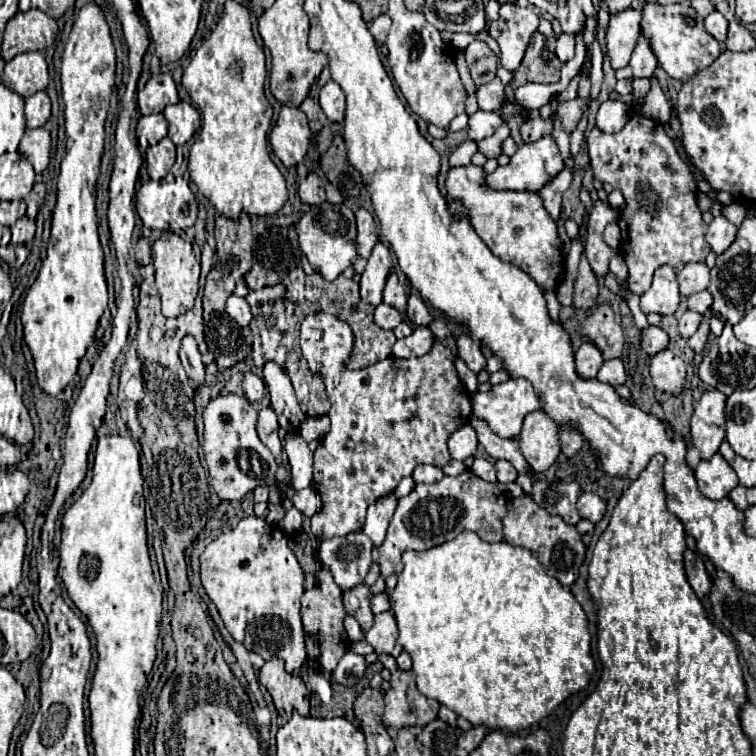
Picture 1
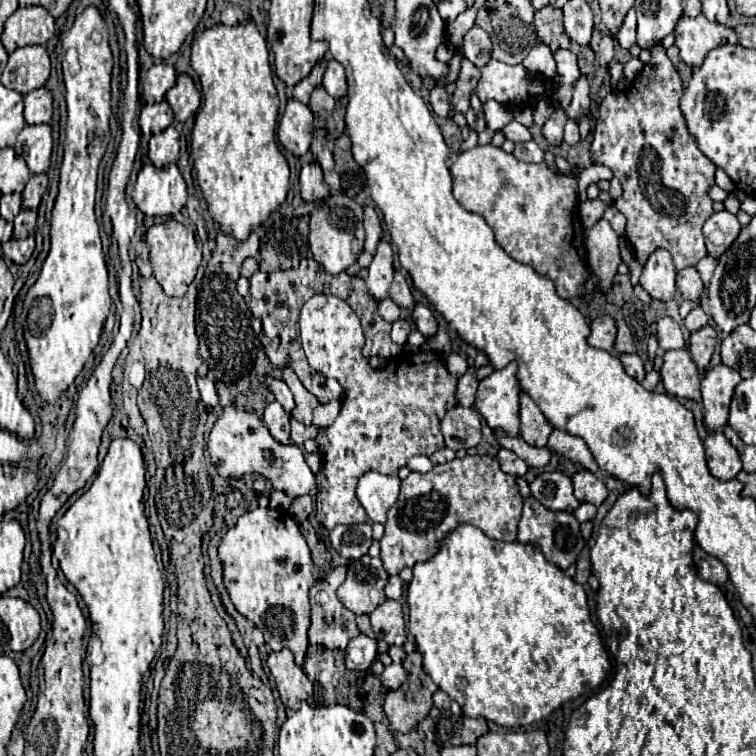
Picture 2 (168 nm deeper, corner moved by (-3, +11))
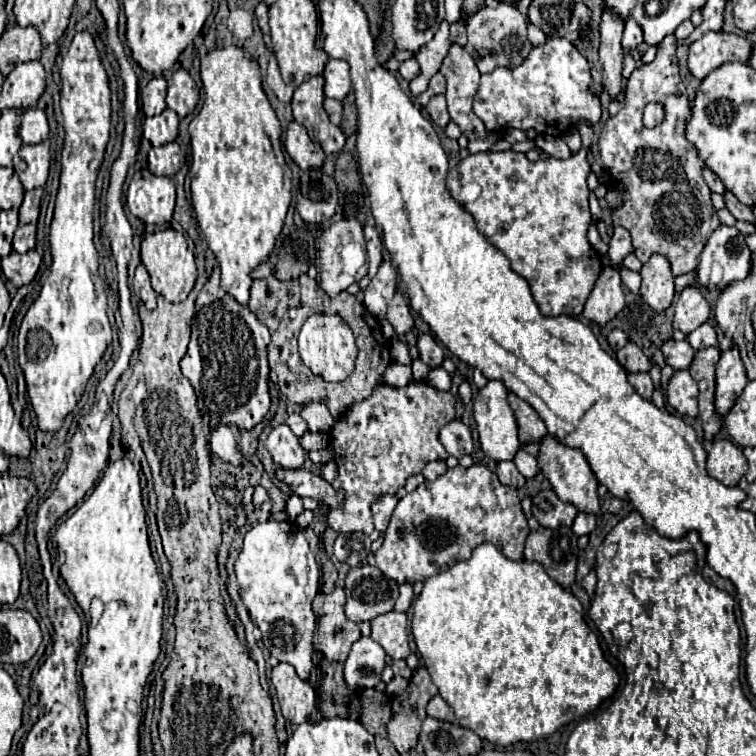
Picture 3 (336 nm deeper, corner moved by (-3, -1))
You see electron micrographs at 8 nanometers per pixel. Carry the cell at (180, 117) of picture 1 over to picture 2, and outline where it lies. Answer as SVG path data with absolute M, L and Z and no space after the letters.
M180 74L178 80L176 80L176 86L166 94L166 102L174 110L174 120L184 124L200 108L202 96L196 90L192 78L188 78L186 74Z

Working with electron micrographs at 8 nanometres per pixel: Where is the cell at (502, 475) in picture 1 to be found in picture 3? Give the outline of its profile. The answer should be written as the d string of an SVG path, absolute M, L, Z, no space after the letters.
M498 462L496 474L498 474L498 480L510 488L522 488L526 482L526 478L518 472L518 468L512 462Z

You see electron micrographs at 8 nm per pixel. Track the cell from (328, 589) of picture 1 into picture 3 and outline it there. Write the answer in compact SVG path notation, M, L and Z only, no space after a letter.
M340 586L334 592L320 592L314 602L314 614L318 616L318 628L314 634L314 648L326 659L334 662L344 662L350 646L360 638L360 628L344 614L346 596Z

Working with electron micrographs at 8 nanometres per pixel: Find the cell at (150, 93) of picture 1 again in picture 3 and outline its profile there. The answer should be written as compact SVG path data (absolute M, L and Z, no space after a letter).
M152 78L146 88L142 90L142 110L146 116L154 116L166 108L166 88L168 82L160 78Z

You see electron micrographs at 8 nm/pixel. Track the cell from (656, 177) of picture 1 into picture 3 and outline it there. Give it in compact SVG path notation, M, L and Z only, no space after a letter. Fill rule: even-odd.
M670 34L666 40L662 40L656 58L650 64L642 64L636 68L630 78L626 80L626 96L624 106L616 116L612 116L598 138L598 150L600 158L598 164L606 168L612 176L612 186L622 194L622 206L614 210L612 220L616 226L626 228L632 234L634 254L640 262L646 262L652 254L662 254L668 258L672 266L672 274L688 274L694 272L698 266L698 256L710 238L710 234L720 226L720 220L716 218L716 210L710 200L710 188L706 186L702 178L702 166L694 144L686 140L686 120L690 116L690 102L686 94L686 86L680 80L678 72L678 60L676 60L676 36ZM648 102L662 102L666 108L666 118L656 128L646 128L642 124L642 110Z

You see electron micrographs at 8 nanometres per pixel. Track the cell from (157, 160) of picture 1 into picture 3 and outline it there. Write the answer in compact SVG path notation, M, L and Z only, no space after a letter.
M175 141L148 152L148 170L156 176L174 176L181 166L181 150Z

